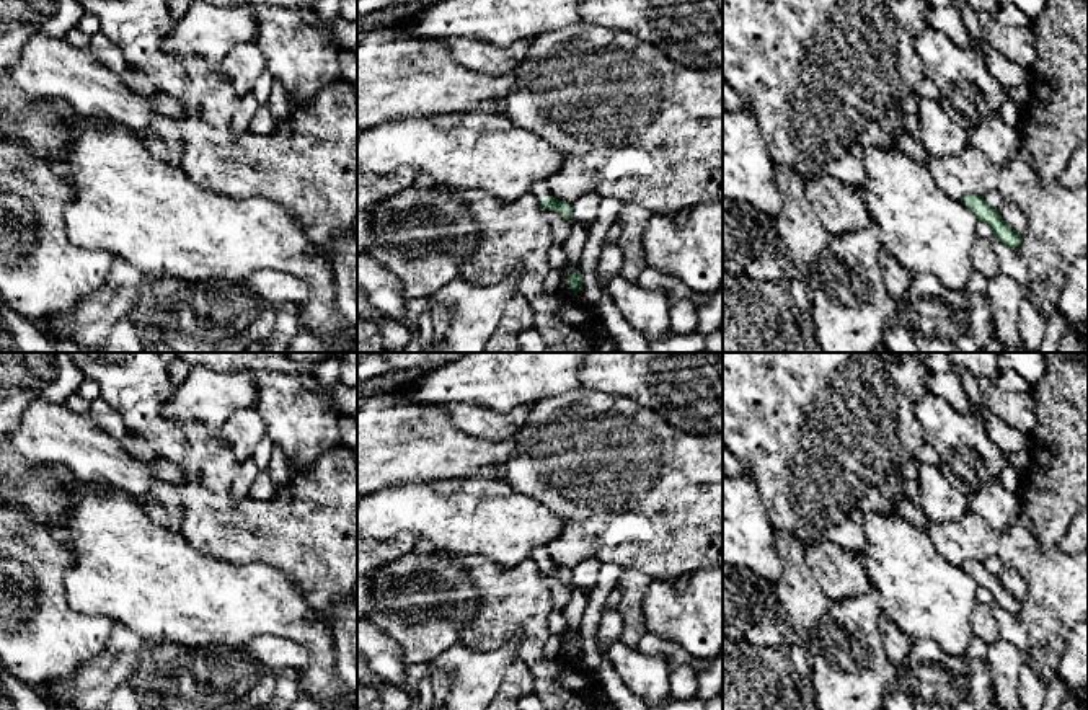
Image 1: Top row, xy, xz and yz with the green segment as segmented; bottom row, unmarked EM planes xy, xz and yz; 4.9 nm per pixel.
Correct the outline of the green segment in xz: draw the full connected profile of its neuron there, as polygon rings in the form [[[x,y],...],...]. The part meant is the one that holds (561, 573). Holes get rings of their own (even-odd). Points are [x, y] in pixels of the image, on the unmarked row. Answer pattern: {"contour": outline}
{"contour": [[[535,547],[532,550],[530,558],[535,561],[540,573],[548,575],[548,576],[555,576],[564,584],[573,584],[571,570],[553,563],[550,555],[548,555],[546,547]]]}

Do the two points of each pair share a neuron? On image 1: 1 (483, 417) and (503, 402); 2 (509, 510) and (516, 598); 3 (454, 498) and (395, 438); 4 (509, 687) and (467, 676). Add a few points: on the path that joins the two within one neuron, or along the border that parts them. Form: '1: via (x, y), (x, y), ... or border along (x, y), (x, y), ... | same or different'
1: border along (455, 402), (496, 412), (527, 408) | different
2: border along (477, 557), (501, 567), (529, 559) | different
3: border along (473, 475), (398, 485) | different
4: border along (516, 658), (508, 666), (496, 692) | different

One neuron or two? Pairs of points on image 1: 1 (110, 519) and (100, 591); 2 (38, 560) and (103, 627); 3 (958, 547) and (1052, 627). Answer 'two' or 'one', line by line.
1: one
2: one
3: one

